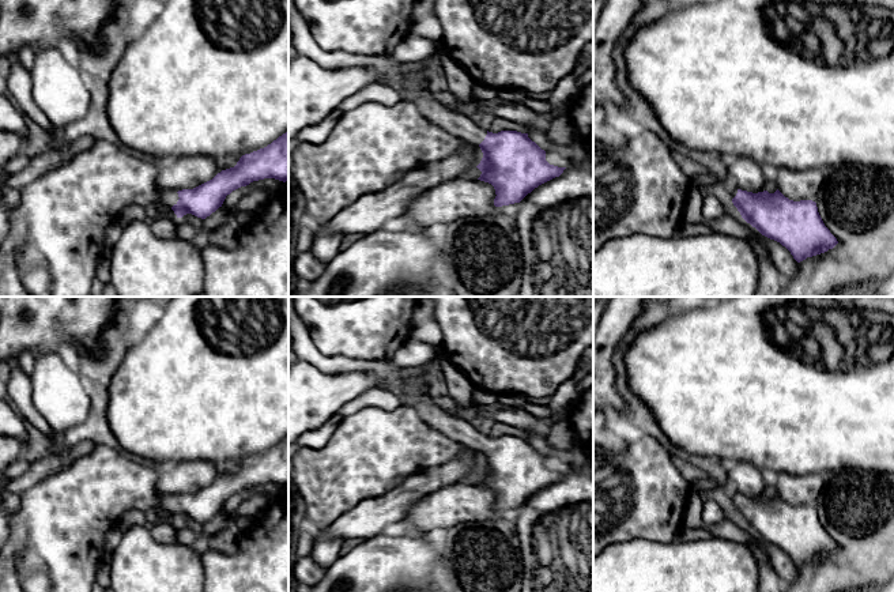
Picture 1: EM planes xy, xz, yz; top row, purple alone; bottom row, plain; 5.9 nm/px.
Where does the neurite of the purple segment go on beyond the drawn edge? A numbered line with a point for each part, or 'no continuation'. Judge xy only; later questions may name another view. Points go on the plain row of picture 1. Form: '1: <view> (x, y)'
1: xy (169, 504)

